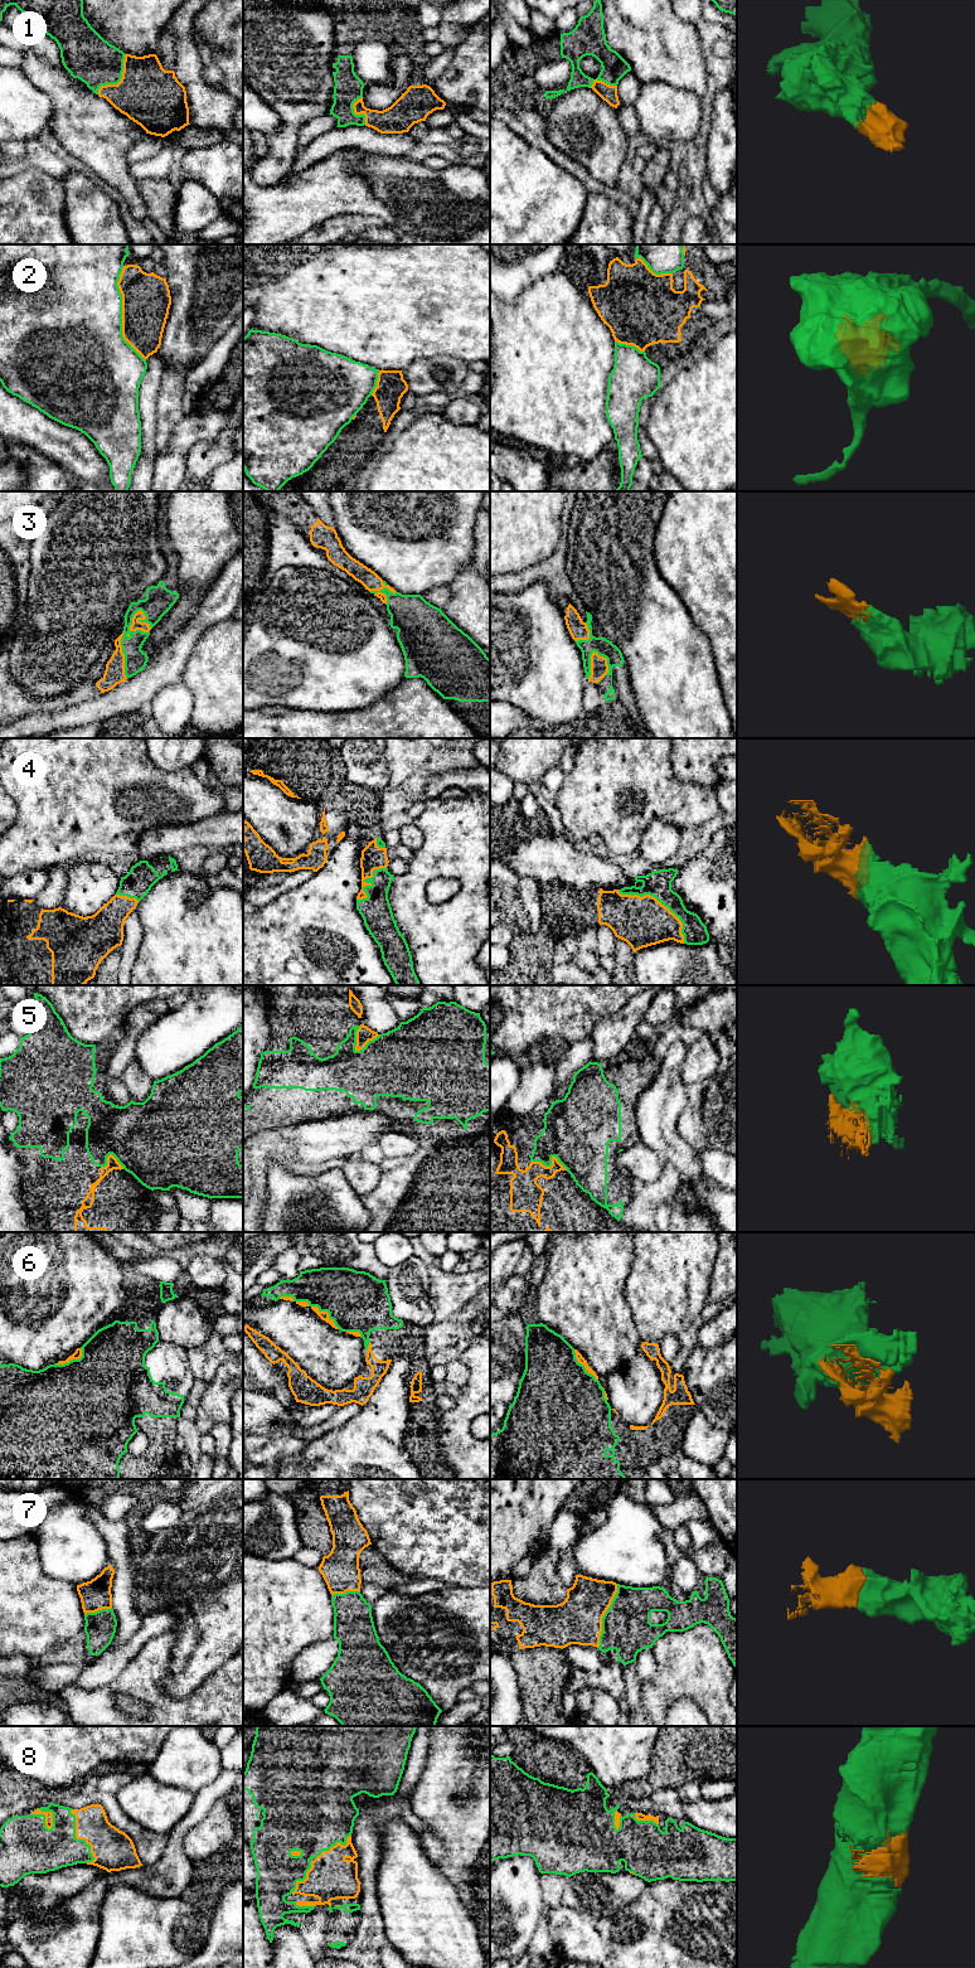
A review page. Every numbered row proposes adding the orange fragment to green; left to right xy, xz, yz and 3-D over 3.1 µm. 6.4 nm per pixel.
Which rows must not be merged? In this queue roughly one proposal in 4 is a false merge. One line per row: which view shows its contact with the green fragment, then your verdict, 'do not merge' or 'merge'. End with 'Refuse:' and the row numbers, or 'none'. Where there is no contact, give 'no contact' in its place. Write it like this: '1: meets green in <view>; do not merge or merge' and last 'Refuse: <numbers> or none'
1: meets green in xy; merge
2: meets green in xy; do not merge
3: meets green in xy; merge
4: meets green in yz; merge
5: meets green in xz; do not merge
6: meets green in yz; merge
7: meets green in yz; merge
8: meets green in xy; merge
Refuse: 2, 5

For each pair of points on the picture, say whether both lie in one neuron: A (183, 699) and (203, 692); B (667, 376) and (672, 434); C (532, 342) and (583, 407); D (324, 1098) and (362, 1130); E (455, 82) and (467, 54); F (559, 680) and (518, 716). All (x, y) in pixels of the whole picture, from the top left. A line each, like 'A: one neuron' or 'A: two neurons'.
A: two neurons
B: two neurons
C: one neuron
D: two neurons
E: one neuron
F: two neurons

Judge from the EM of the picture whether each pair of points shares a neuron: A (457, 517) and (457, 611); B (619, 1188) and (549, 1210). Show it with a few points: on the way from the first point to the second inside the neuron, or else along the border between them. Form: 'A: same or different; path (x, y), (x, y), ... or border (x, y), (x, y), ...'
A: different; border (471, 561), (446, 585)
B: different; border (570, 1176), (612, 1216)

